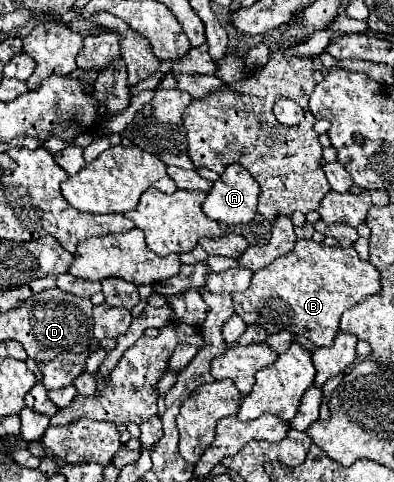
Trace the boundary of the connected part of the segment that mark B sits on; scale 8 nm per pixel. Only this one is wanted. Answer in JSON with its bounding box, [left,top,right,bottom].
[232,239,378,347]

